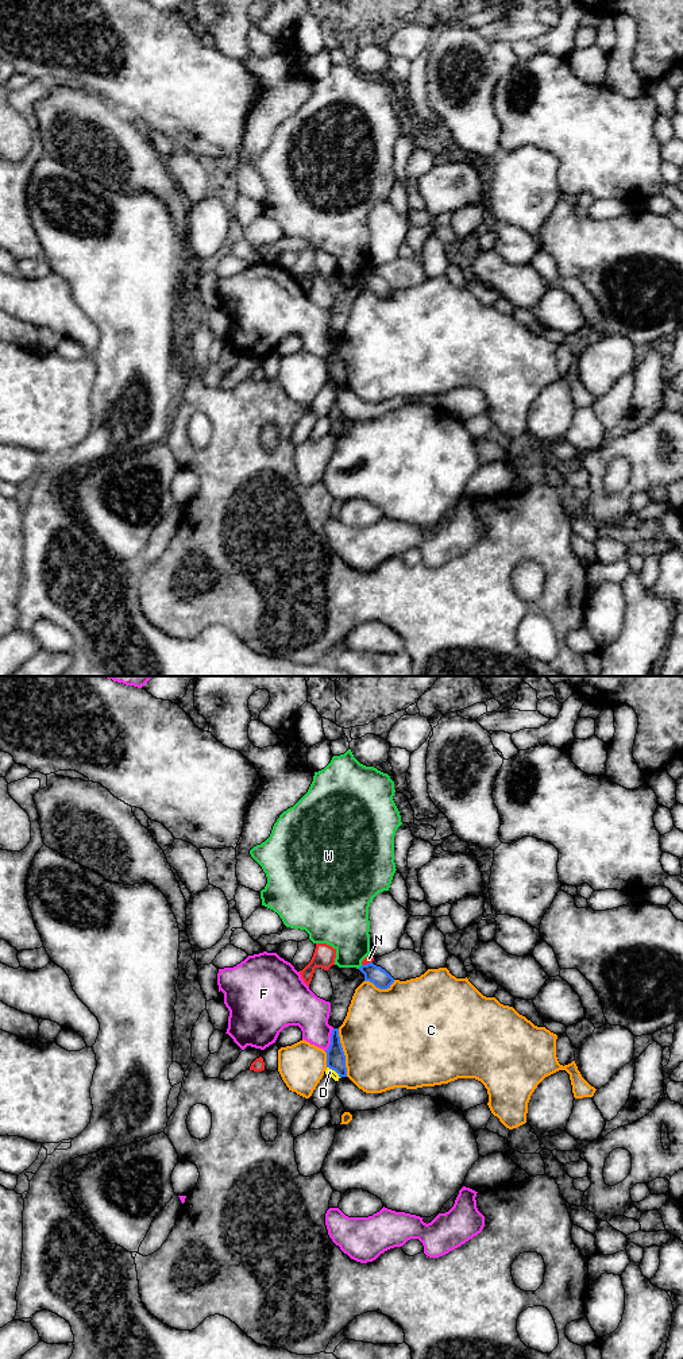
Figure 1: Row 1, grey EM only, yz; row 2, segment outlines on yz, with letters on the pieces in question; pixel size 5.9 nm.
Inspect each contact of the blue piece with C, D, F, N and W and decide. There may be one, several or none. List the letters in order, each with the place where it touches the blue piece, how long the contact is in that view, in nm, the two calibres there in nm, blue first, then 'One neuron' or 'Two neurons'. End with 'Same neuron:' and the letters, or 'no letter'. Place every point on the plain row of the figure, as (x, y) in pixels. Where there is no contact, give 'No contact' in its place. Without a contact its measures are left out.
C: Touches blue at yz (343, 362). Shared border 300 nm. Thickness 110 nm (blue) against 500 nm. Two neurons
D: Touches blue at yz (334, 378). Shared border 110 nm. Thickness 110 nm (blue) against 50 nm. Two neurons
F: Touches blue at yz (331, 350). Shared border 150 nm. Thickness 110 nm (blue) against 220 nm. Two neurons
N: Touches blue at yz (367, 273). Shared border 70 nm. Thickness 110 nm (blue) against 50 nm. Two neurons
W: Touches blue at yz (361, 275). Shared border 40 nm. Thickness 110 nm (blue) against 280 nm. Two neurons
Same neuron: no letter

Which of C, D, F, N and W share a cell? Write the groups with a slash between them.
C / D / F / N / W

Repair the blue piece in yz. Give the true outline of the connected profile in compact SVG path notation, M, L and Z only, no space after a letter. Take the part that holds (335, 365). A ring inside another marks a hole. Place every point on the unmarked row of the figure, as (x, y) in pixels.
M333 337L331 343L331 354L327 362L327 377L335 379L339 386L347 386L346 364L340 352L339 337Z

